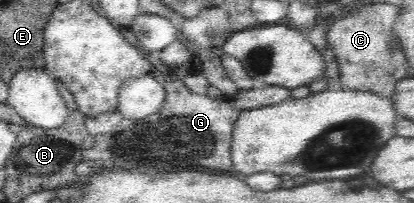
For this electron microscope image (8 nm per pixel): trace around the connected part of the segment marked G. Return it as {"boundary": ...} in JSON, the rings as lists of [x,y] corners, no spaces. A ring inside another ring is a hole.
{"boundary":[[[172,80],[163,82],[165,88],[165,100],[160,108],[150,116],[140,120],[123,117],[120,124],[108,133],[99,135],[88,135],[83,142],[82,152],[86,161],[110,160],[114,162],[114,172],[118,170],[132,170],[132,172],[148,172],[144,168],[156,168],[156,172],[172,172],[172,170],[186,170],[194,168],[194,162],[198,166],[206,166],[212,170],[230,170],[232,168],[231,158],[231,136],[232,126],[236,122],[240,110],[234,108],[229,99],[215,101],[207,95],[194,94],[183,83],[183,80]]]}

